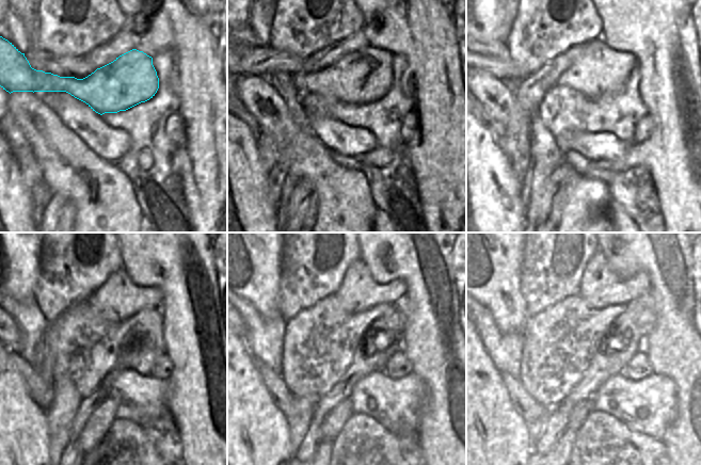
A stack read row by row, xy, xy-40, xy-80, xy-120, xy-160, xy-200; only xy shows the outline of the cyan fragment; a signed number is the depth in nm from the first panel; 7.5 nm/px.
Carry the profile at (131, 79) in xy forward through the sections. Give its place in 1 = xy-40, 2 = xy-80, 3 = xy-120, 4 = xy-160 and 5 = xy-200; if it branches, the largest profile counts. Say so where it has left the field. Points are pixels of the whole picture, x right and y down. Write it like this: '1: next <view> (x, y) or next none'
1: next xy-40 (365, 76)
2: next xy-80 (599, 69)
3: next xy-120 (117, 299)
4: next xy-160 (359, 291)
5: next xy-200 (600, 288)

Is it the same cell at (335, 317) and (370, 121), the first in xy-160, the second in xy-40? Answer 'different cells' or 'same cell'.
same cell

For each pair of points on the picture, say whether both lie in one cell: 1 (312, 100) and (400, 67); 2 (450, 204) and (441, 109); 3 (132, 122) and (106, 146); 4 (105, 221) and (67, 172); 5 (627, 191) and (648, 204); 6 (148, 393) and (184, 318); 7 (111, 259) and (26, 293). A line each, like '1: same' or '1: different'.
1: same
2: same
3: different
4: same
5: same
6: different
7: different

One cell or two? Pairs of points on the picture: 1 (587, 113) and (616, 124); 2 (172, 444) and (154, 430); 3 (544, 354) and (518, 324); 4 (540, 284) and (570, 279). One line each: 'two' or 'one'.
1: one
2: one
3: two
4: one

